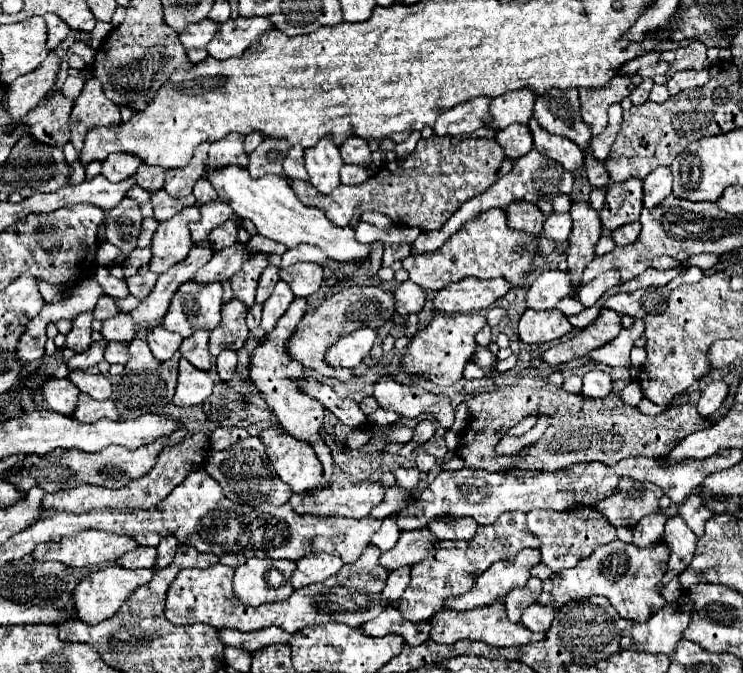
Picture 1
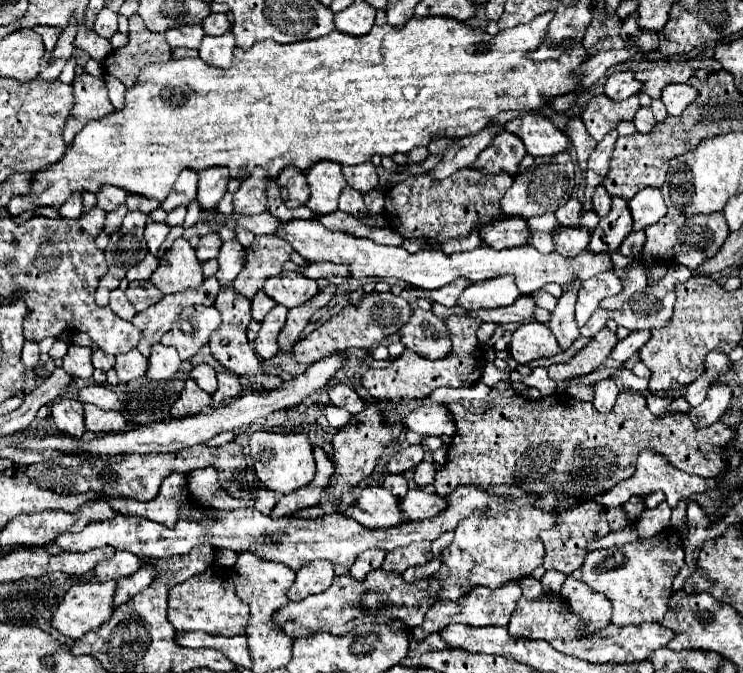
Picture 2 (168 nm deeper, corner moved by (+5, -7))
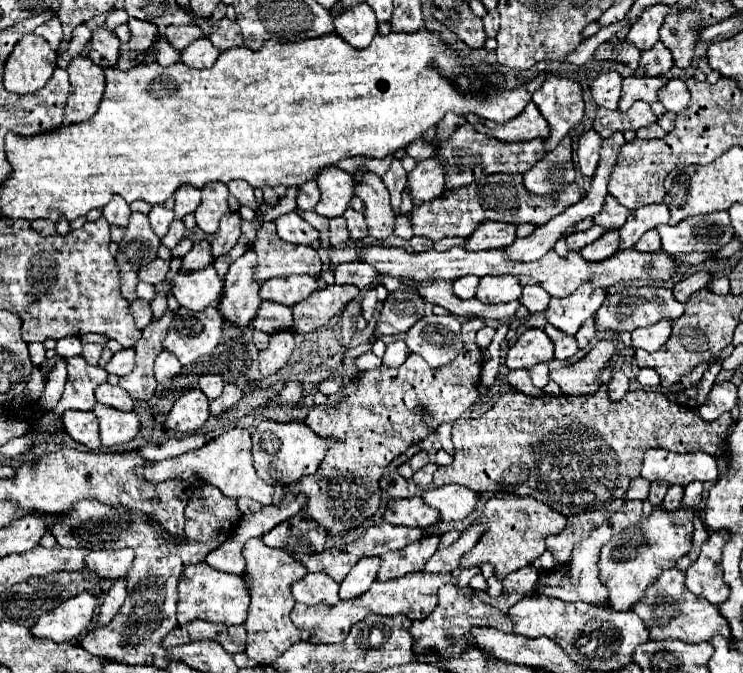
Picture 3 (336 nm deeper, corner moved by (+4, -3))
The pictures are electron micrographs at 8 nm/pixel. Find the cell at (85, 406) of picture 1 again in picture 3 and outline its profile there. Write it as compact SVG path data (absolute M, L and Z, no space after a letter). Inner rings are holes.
M96 403L94 415L100 423L100 437L106 449L124 445L136 437L140 431L140 419L136 413L126 413L118 409L110 409L106 405Z

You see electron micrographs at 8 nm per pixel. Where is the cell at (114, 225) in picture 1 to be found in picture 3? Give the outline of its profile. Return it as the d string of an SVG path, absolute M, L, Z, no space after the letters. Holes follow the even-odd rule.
M132 213L130 223L126 227L126 235L120 243L120 251L116 257L120 279L122 279L122 295L128 301L138 299L136 285L138 285L138 271L156 259L160 247L160 239L150 229L148 215L144 213Z

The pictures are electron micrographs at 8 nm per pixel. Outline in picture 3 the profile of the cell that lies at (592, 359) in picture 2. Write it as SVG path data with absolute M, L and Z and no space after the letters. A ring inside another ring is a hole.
M598 341L590 353L570 367L550 371L550 379L556 381L564 395L592 395L600 387L600 371L604 371L614 355L612 341Z

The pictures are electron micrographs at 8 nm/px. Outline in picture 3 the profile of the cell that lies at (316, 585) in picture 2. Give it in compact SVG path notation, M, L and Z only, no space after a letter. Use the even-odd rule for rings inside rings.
M308 573L304 579L292 585L292 597L298 603L318 605L326 603L334 607L338 599L338 583L332 581L326 573Z

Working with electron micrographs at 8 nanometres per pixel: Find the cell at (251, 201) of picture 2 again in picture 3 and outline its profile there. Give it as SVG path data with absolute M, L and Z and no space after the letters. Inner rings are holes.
M232 213L222 217L216 239L212 241L212 259L226 255L240 237L240 213Z

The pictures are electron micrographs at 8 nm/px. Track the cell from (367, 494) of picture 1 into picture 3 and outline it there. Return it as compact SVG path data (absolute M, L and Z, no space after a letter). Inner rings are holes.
M410 497L410 499L392 499L384 513L384 521L390 521L394 525L426 529L442 521L442 517L438 517L438 511L430 509L430 505L422 501L422 497Z

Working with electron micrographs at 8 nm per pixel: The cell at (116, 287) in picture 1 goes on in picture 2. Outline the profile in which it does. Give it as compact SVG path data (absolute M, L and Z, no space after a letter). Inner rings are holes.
M113 289L113 291L111 291L109 307L113 309L113 313L117 313L117 315L119 315L121 319L125 319L125 321L131 321L133 315L137 313L135 307L127 301L127 297L125 297L125 293L123 293L121 289Z

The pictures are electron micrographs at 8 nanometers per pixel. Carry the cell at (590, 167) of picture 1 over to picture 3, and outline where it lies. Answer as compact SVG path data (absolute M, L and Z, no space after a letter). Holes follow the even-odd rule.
M608 195L602 211L594 217L594 223L606 229L620 229L626 223L628 215L630 215L630 209L622 207L618 201L614 201L614 197Z

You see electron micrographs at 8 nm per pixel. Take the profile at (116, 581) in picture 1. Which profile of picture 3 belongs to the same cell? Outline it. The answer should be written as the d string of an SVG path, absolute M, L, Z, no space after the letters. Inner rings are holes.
M80 593L72 599L62 601L62 605L58 605L56 609L42 613L30 627L30 633L34 637L46 637L56 643L72 641L86 631L96 605L98 597L94 597L92 593Z

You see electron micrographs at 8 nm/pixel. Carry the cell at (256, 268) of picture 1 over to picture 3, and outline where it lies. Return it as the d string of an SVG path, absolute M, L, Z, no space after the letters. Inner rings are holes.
M274 221L262 223L254 243L254 251L258 255L258 281L268 281L294 273L306 273L312 277L318 277L322 273L322 263L316 249L282 241L274 229Z

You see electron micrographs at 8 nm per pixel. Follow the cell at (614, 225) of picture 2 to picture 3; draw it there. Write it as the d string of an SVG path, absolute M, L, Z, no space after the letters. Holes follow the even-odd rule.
M608 231L606 235L602 235L598 241L586 245L586 249L580 251L580 255L586 261L604 261L610 255L614 255L618 251L618 231Z

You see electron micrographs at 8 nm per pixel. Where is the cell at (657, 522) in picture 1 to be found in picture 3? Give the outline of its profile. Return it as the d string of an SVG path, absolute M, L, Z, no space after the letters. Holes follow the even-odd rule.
M672 485L672 487L668 489L668 493L666 493L662 505L664 505L666 509L670 509L670 511L672 511L672 509L678 509L680 503L682 503L682 493L684 493L684 487Z

